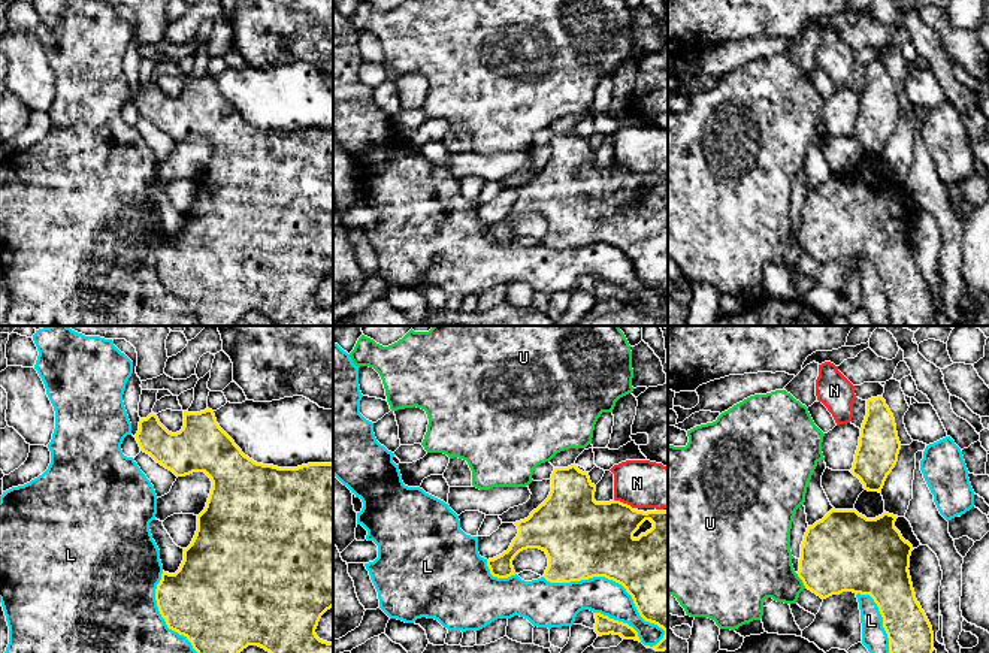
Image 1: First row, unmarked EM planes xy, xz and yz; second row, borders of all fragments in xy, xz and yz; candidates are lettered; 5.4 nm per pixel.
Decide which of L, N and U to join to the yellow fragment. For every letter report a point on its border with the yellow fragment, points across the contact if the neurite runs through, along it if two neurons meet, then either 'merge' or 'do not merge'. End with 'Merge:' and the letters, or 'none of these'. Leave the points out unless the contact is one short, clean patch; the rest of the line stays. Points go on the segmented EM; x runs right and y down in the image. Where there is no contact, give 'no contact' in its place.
L: meets yellow in xz at (610, 579); do not merge
N: meets yellow in xz at (622, 502); do not merge
U: meets yellow in yz at (801, 579); do not merge
Merge: none of these

